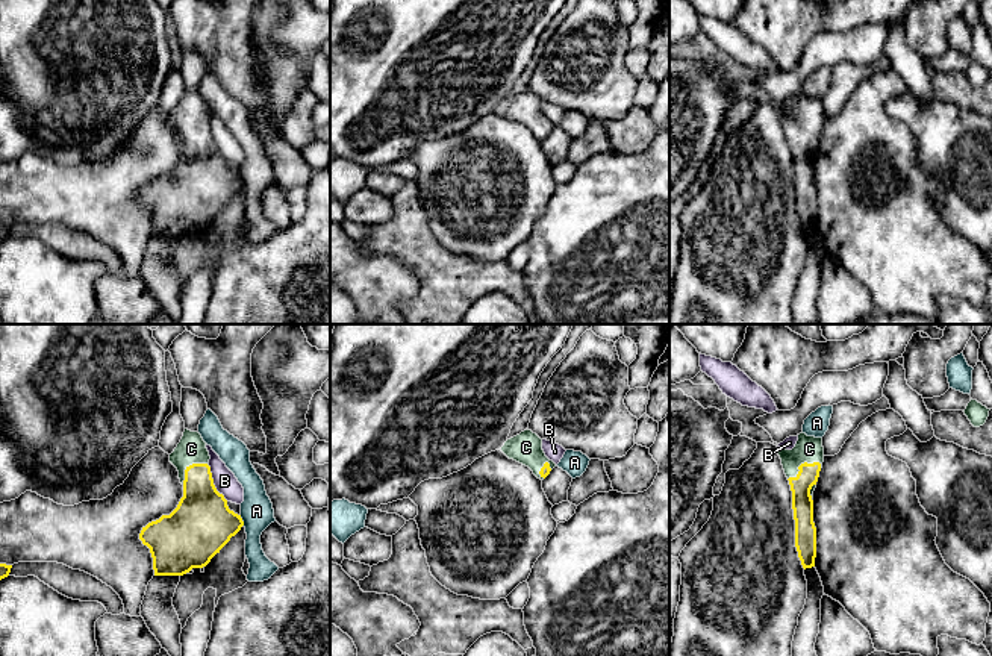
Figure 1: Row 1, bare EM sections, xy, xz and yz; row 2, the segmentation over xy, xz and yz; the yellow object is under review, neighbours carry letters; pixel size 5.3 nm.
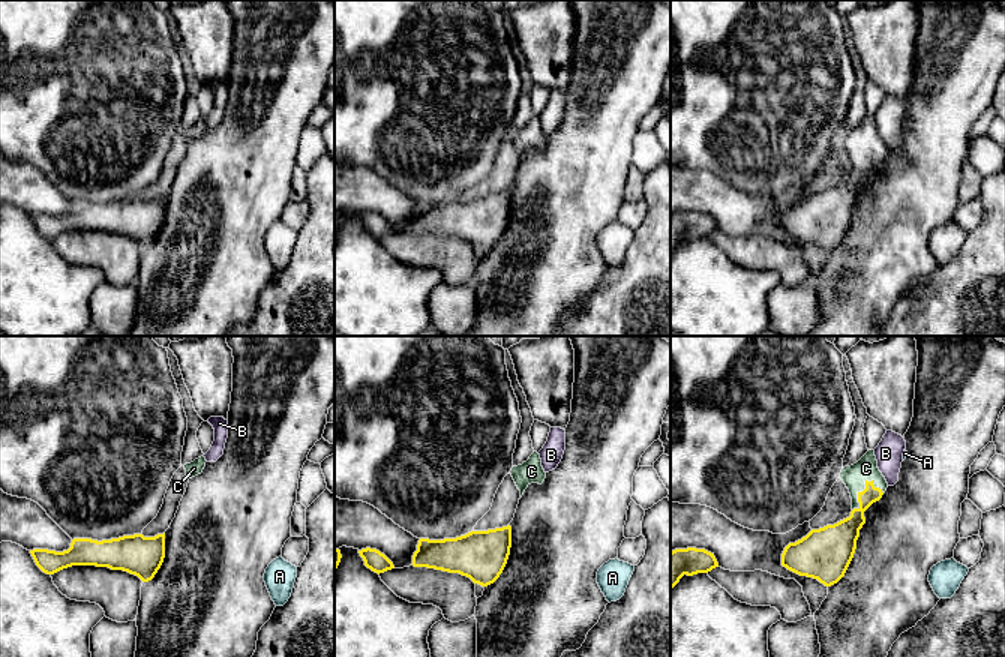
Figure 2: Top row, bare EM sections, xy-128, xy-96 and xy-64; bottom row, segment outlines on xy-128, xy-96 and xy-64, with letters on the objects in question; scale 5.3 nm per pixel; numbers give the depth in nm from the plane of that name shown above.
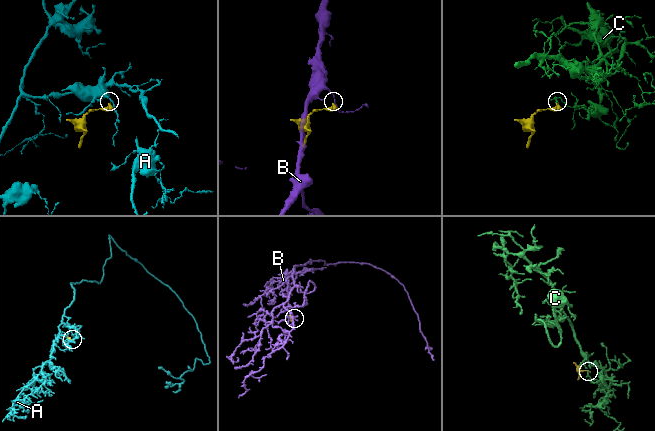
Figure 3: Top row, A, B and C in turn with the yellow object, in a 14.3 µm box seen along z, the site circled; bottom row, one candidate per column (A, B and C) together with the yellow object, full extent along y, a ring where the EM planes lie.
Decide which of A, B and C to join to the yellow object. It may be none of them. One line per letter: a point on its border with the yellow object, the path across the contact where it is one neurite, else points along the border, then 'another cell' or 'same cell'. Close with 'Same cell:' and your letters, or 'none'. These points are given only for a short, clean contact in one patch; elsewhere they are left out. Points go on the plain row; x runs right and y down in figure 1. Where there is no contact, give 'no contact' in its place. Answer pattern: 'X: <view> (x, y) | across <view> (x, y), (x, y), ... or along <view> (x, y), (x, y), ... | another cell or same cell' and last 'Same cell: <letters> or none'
A: xy (241, 181) | along xy (240, 176), (244, 185) | another cell
B: xy (212, 144) | another cell
C: yz (801, 124) | across yz (807, 137), (801, 124), (807, 117), (807, 109) | same cell
Same cell: C

